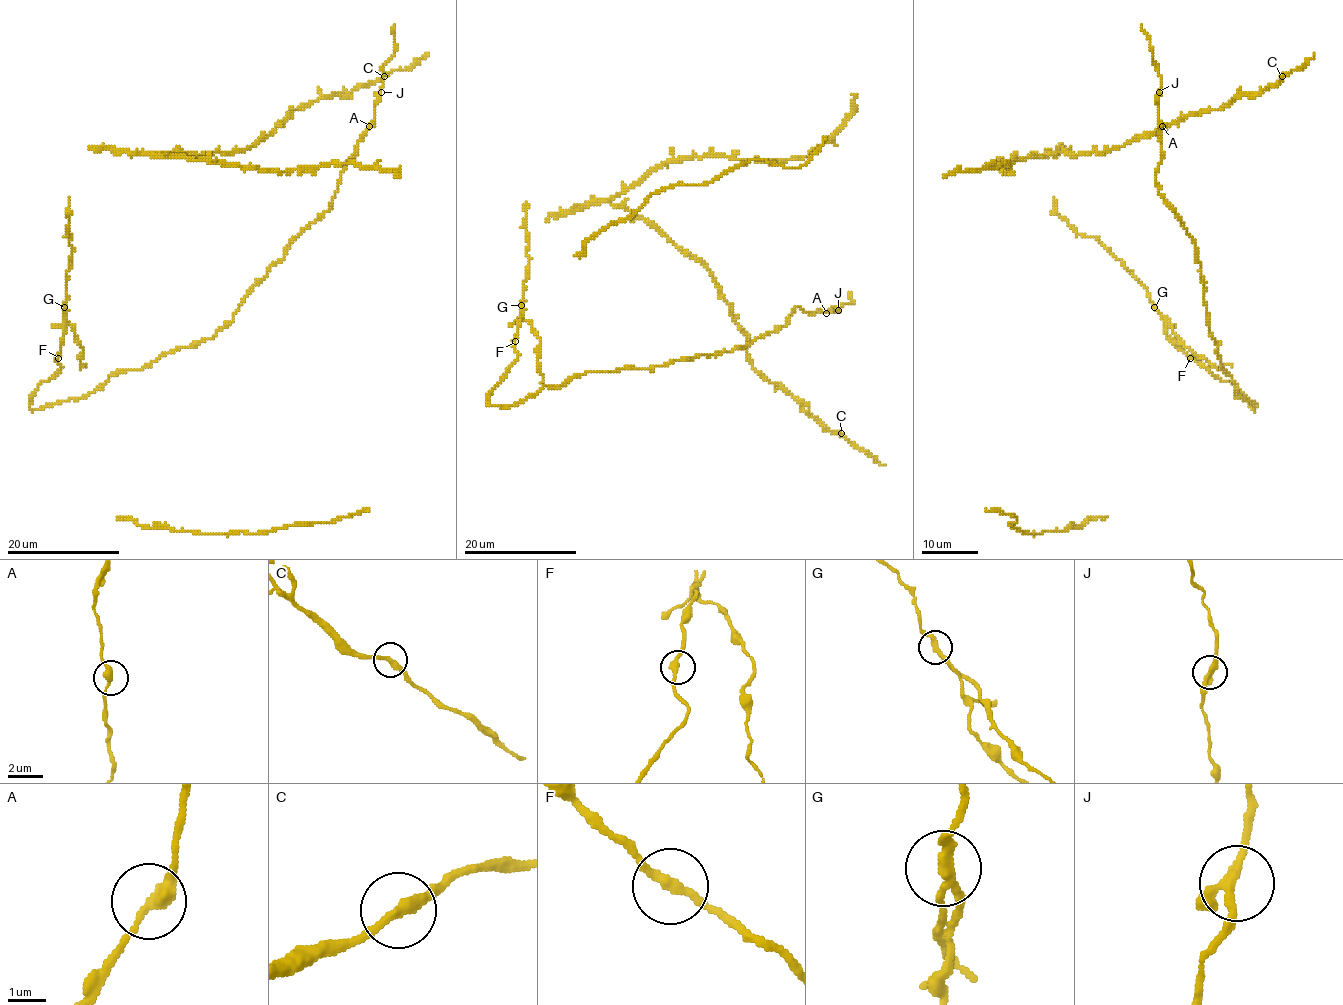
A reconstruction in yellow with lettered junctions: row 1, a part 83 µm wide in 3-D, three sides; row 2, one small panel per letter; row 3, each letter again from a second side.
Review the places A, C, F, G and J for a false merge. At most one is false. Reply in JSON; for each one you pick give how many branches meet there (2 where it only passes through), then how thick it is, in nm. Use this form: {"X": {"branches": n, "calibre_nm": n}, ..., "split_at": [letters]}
{"G": {"branches": 2, "calibre_nm": 280}, "split_at": ["G"]}

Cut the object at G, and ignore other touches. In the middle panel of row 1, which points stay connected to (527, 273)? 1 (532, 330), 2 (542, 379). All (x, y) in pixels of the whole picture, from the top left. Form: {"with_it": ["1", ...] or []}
{"with_it": []}

